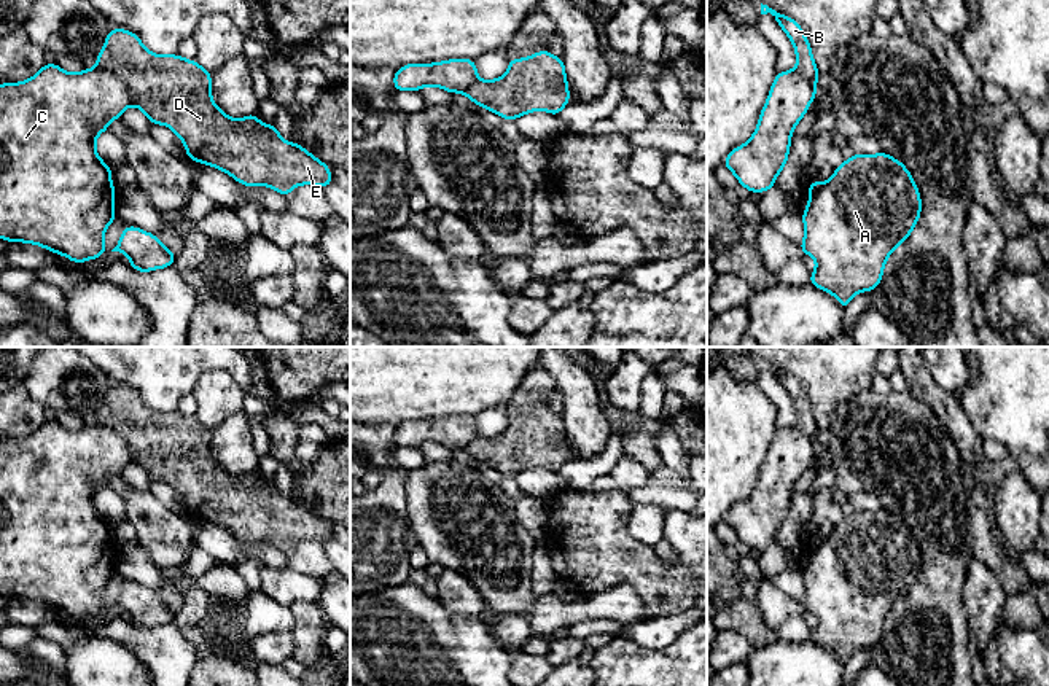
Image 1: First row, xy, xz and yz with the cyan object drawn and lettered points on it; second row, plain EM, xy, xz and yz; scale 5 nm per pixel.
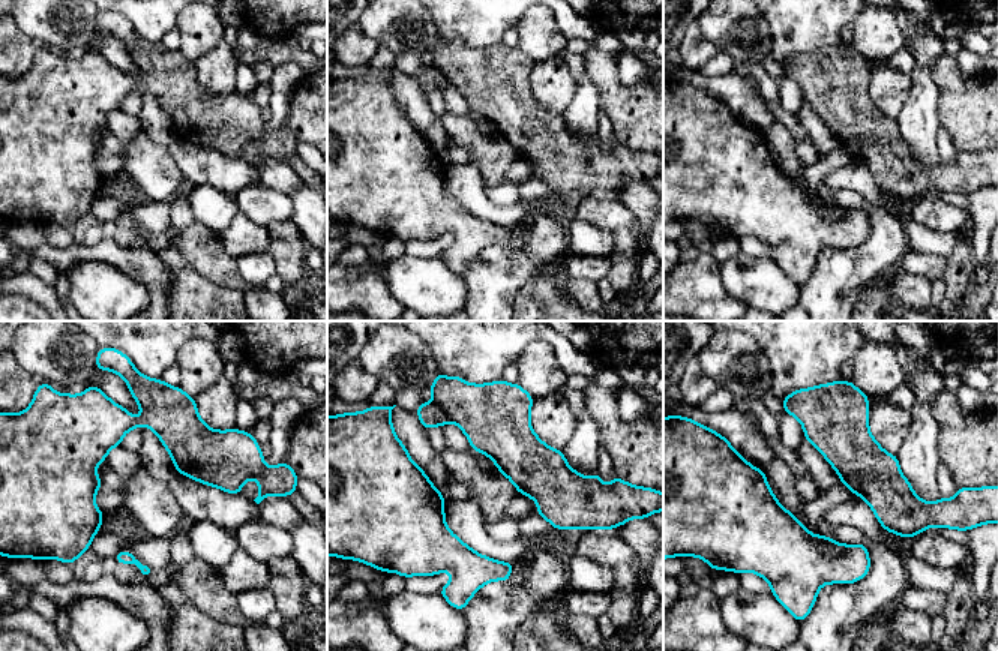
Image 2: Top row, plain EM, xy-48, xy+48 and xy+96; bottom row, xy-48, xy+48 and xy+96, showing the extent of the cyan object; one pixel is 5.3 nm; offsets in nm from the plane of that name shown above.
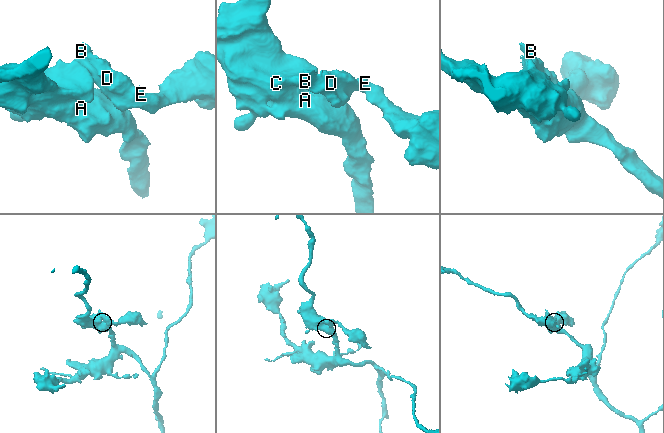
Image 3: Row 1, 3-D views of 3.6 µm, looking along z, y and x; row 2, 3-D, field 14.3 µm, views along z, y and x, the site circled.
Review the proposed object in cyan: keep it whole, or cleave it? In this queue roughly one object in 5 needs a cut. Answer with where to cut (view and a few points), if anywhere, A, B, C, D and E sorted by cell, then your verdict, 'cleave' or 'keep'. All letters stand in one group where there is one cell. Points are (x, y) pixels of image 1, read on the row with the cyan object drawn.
cut in xy along (99, 66), (112, 70), (121, 80), (128, 88), (132, 104); A C / B D E; cleave

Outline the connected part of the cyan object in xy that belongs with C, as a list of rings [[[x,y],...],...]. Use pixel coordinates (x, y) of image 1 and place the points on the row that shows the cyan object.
[[[45,64],[40,72],[22,83],[0,84],[0,239],[10,242],[35,244],[43,248],[64,255],[76,264],[86,259],[97,259],[105,253],[103,234],[115,221],[115,185],[110,181],[113,170],[96,153],[96,138],[103,131],[108,131],[111,119],[119,119],[123,111],[132,105],[129,88],[123,80],[103,68],[86,68],[81,73],[67,73],[57,64]]]

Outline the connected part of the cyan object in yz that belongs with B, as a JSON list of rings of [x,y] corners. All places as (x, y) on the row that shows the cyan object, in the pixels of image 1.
[[[761,3],[761,14],[770,13],[777,24],[783,29],[783,32],[790,37],[791,43],[794,45],[796,51],[796,70],[810,83],[817,88],[817,80],[818,80],[818,68],[813,62],[813,54],[807,40],[807,35],[802,32],[801,25],[785,16],[777,13],[775,10],[769,8],[767,5]]]

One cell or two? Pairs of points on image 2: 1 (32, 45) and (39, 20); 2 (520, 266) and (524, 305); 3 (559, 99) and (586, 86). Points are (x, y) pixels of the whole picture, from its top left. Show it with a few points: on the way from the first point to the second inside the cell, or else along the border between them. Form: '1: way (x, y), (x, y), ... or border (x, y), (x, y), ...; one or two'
1: border (15, 21), (21, 30), (45, 44); two
2: border (550, 272), (535, 275), (520, 290), (512, 305); two
3: border (577, 81), (574, 98), (562, 113); two

